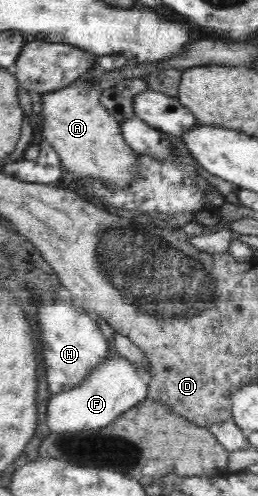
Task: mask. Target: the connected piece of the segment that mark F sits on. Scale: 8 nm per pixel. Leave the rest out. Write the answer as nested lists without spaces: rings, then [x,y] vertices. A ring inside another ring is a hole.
[[[112,355],[93,370],[79,386],[67,391],[52,394],[47,405],[46,422],[55,433],[75,433],[87,429],[101,429],[115,421],[123,412],[135,407],[148,397],[149,383],[152,379],[150,369],[136,367],[136,364],[125,357]]]

